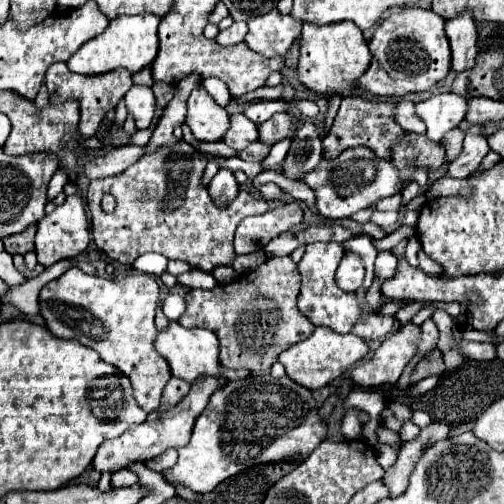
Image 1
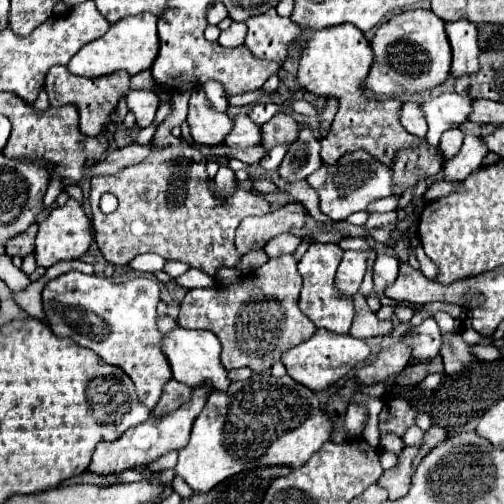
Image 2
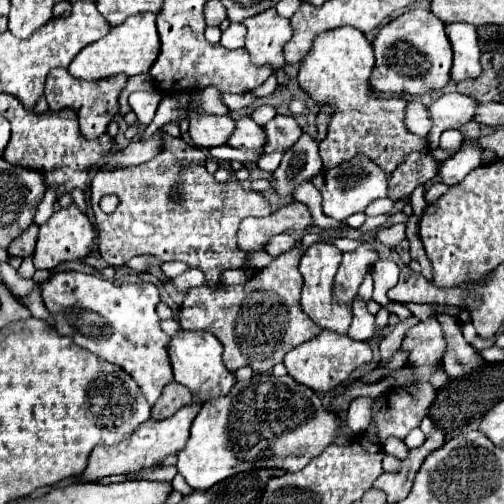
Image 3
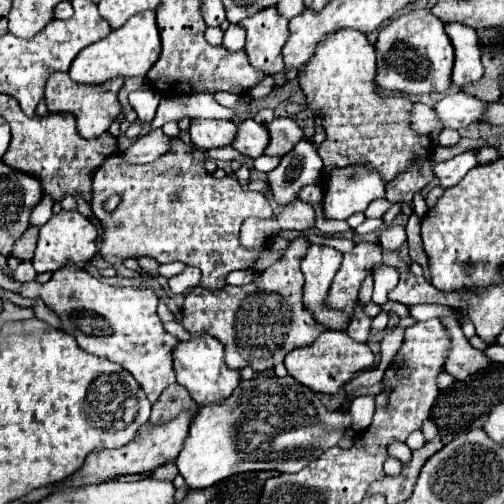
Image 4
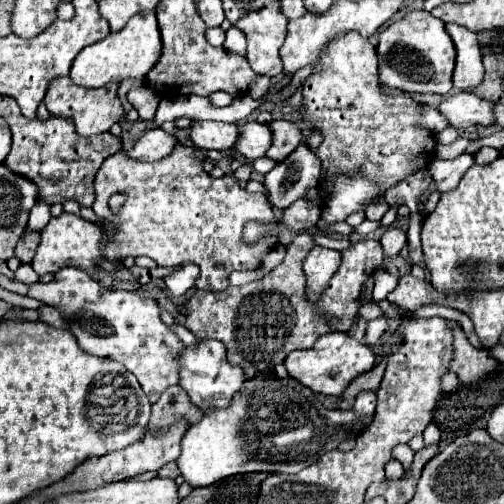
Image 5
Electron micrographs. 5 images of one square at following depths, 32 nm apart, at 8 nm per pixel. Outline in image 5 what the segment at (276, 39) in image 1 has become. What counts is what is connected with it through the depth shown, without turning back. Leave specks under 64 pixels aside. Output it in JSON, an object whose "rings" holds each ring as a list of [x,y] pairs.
{"rings":[[[266,4],[254,12],[248,12],[236,24],[248,40],[248,62],[254,72],[264,76],[276,76],[282,72],[280,46],[286,38],[288,18],[282,14],[280,4]]]}

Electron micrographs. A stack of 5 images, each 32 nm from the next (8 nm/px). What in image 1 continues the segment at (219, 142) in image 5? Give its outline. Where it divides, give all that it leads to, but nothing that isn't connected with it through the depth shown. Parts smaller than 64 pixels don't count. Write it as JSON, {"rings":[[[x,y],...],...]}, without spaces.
{"rings":[[[198,86],[188,98],[186,124],[196,140],[220,142],[224,132],[230,128],[230,116],[208,96],[204,86]]]}

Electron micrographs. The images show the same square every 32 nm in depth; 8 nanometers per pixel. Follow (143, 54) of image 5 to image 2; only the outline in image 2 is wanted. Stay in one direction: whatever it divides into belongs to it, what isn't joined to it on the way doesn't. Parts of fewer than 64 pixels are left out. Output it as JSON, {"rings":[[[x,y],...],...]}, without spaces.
{"rings":[[[136,14],[136,16],[128,16],[124,20],[120,20],[118,24],[112,24],[110,30],[86,44],[68,64],[68,70],[76,76],[82,76],[82,78],[100,78],[100,76],[108,76],[108,74],[114,74],[114,72],[128,72],[130,76],[132,74],[138,74],[138,72],[144,72],[152,66],[154,58],[158,56],[158,32],[156,32],[156,16],[154,14]]]}

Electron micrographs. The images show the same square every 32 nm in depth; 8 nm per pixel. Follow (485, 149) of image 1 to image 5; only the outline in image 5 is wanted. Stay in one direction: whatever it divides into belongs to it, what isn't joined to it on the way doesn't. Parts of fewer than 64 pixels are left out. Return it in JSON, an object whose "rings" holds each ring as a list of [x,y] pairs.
{"rings":[[[460,154],[454,160],[434,160],[430,164],[430,178],[436,184],[436,192],[444,194],[450,192],[458,186],[460,178],[464,176],[464,172],[474,164],[474,156],[472,154]]]}

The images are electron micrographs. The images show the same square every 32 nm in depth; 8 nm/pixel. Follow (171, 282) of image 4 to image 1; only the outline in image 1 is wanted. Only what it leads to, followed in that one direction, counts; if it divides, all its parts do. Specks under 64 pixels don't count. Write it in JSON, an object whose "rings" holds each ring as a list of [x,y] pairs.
{"rings":[[[192,268],[190,272],[180,274],[176,280],[178,280],[178,284],[188,286],[188,288],[204,288],[204,290],[210,290],[210,288],[216,286],[216,280],[214,280],[212,274],[202,272],[202,270],[196,270],[196,268]]]}

